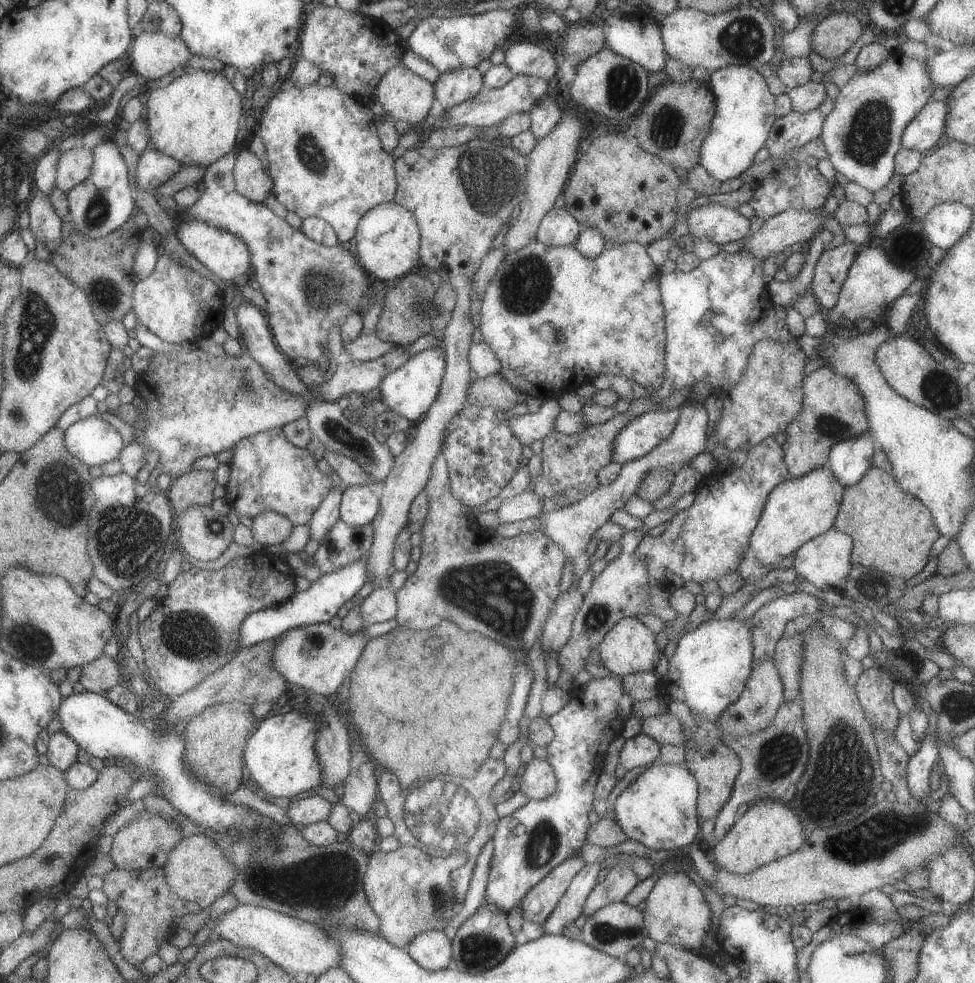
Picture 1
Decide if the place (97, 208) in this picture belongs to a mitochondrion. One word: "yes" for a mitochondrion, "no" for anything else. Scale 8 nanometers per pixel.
yes

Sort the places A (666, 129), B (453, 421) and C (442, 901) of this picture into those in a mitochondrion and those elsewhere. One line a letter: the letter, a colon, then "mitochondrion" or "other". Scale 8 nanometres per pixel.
A: mitochondrion
B: other
C: mitochondrion

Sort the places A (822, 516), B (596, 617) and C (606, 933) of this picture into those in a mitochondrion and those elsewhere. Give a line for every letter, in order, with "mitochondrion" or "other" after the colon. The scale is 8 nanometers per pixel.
A: other
B: mitochondrion
C: mitochondrion

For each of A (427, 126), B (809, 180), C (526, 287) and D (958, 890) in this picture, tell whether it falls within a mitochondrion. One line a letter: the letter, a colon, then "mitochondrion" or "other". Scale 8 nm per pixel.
A: other
B: other
C: mitochondrion
D: other

